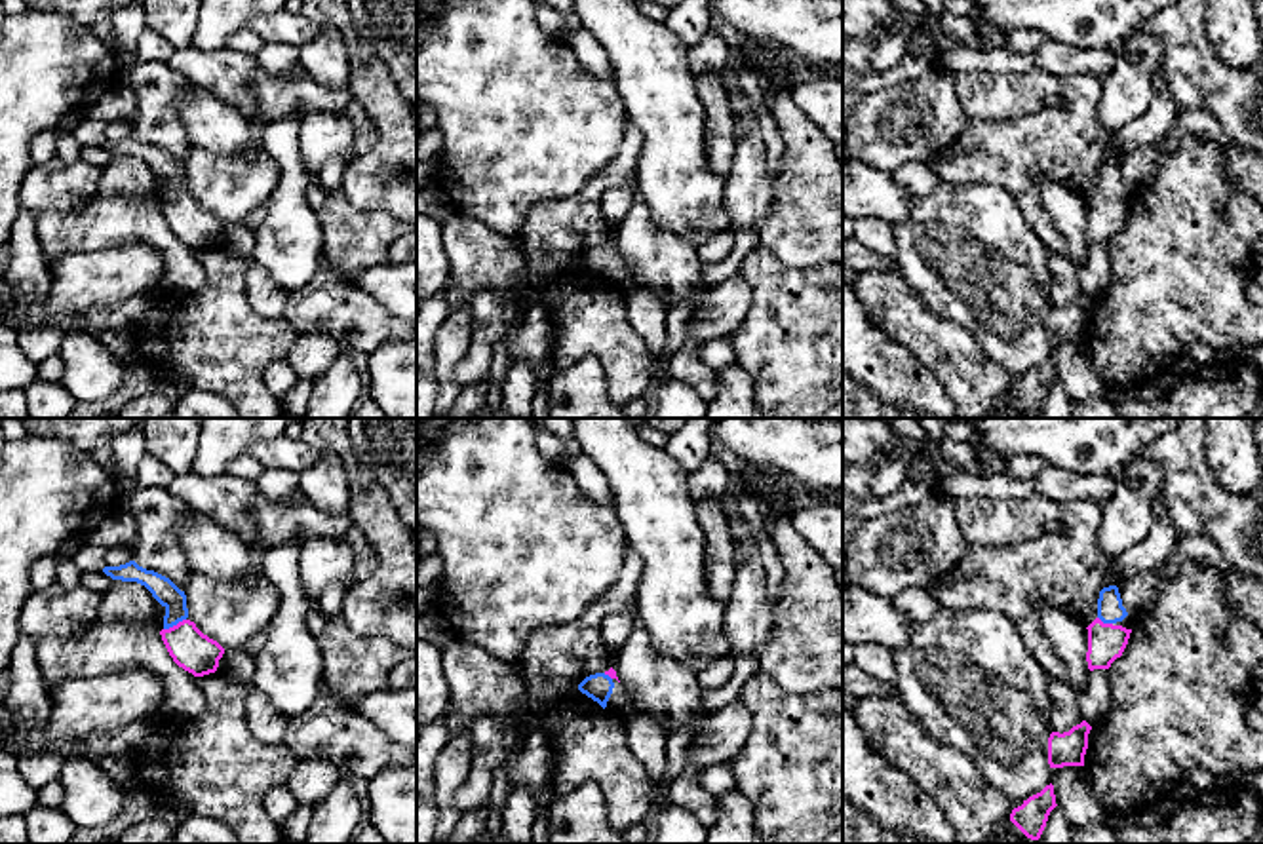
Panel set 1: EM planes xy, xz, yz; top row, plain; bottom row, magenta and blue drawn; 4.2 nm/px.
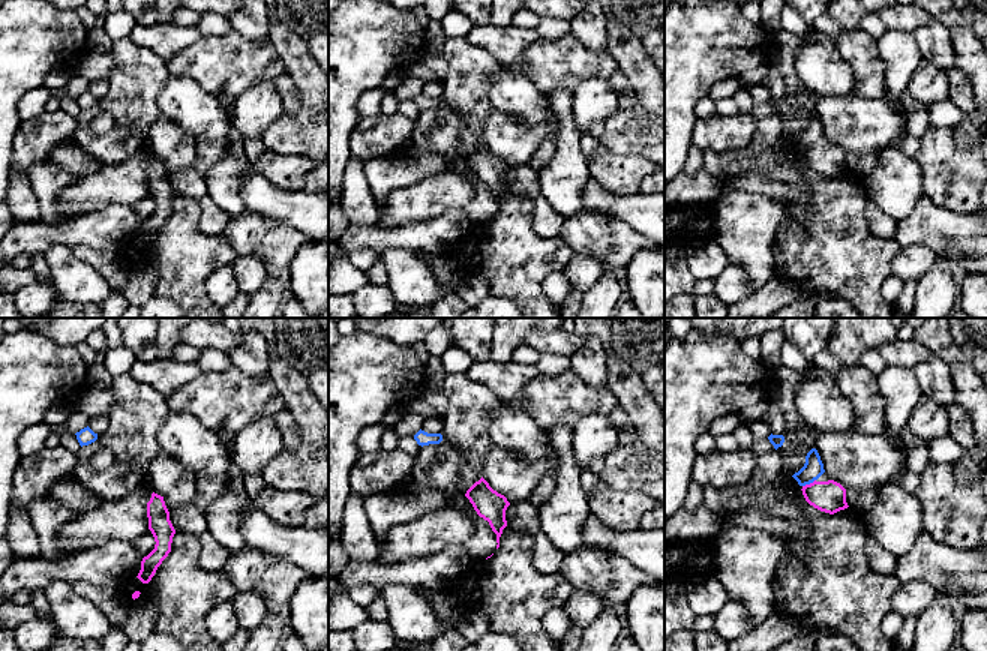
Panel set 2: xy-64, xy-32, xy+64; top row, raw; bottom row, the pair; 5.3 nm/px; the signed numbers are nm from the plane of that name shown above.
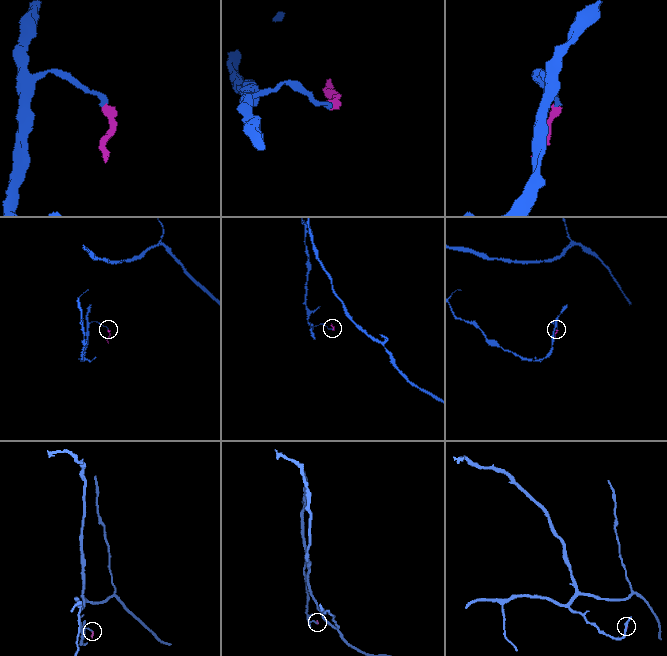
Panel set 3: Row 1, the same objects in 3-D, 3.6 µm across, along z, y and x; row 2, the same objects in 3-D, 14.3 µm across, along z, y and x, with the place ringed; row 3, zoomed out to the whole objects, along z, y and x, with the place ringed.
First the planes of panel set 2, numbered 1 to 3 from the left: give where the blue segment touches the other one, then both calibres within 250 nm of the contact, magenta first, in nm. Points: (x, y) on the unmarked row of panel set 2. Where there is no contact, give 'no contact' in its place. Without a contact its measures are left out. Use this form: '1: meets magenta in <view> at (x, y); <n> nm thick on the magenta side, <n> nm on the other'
1: no contact
2: no contact
3: meets magenta in xy+64 at (810, 147); 170 nm thick on the magenta side, 110 nm on the other

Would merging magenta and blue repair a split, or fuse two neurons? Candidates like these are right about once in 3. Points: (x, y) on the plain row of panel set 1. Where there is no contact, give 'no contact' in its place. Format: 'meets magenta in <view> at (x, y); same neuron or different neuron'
meets magenta in xy at (174, 200); same neuron

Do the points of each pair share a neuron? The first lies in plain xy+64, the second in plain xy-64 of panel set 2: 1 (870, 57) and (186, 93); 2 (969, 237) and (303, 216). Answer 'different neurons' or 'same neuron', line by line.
1: different neurons
2: different neurons

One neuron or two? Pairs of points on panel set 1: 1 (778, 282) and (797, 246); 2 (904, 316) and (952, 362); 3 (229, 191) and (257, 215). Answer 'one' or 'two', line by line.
1: two
2: one
3: two

